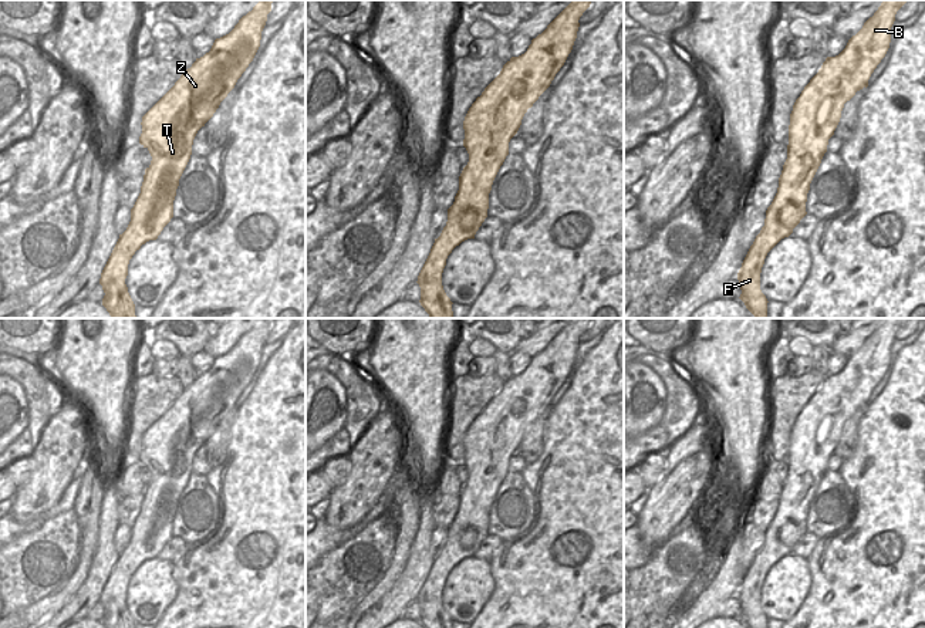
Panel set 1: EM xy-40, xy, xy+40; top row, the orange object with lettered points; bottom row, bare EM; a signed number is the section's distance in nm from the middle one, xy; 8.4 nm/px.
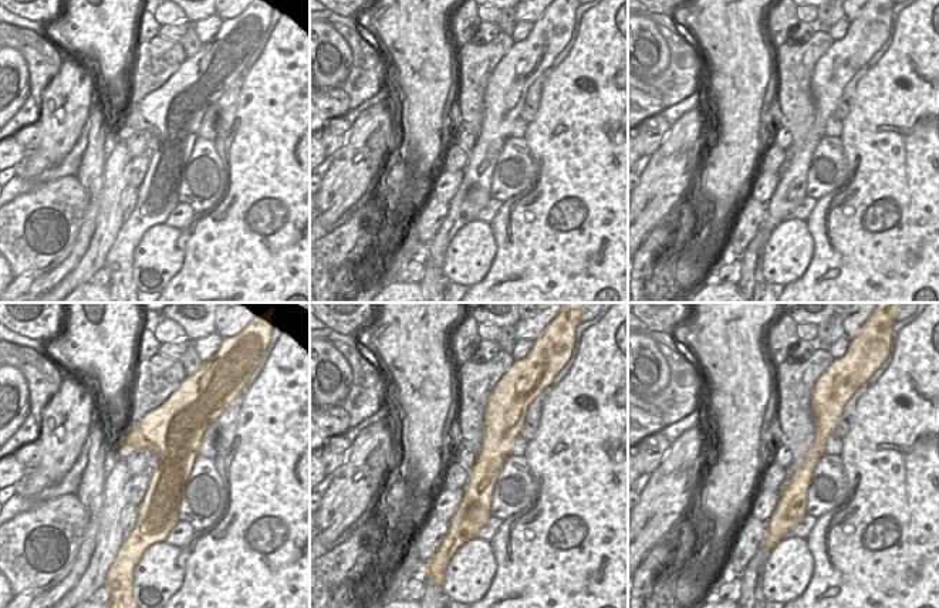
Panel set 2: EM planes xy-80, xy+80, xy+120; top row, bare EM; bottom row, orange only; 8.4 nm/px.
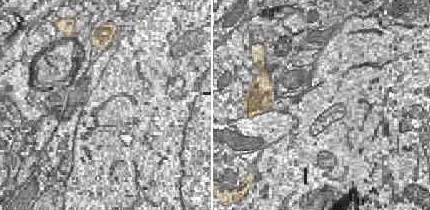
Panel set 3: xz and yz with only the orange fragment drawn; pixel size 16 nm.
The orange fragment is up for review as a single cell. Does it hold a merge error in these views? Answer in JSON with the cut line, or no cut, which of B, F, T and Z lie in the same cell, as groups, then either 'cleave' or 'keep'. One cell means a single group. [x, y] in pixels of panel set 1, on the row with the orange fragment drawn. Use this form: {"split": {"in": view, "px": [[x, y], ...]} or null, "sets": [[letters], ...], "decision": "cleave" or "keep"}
{"split": null, "sets": [["B", "F", "T", "Z"]], "decision": "keep"}

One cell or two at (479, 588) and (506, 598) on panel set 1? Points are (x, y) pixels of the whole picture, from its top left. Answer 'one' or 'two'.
two

